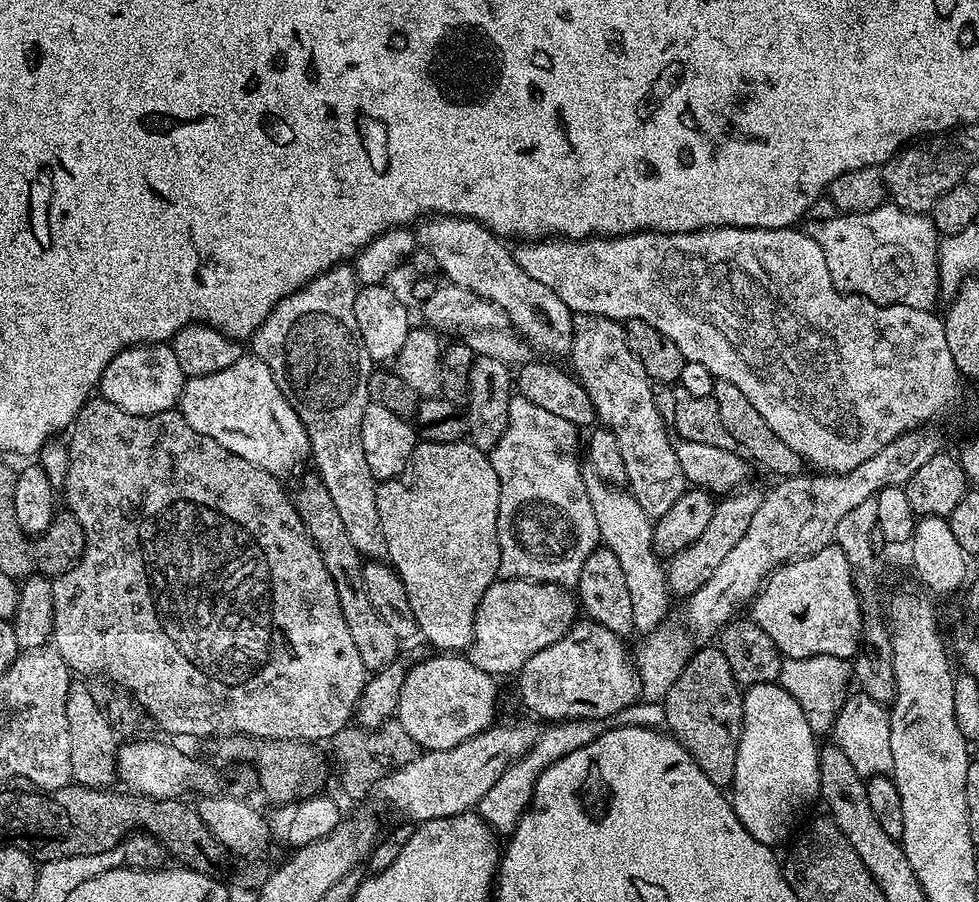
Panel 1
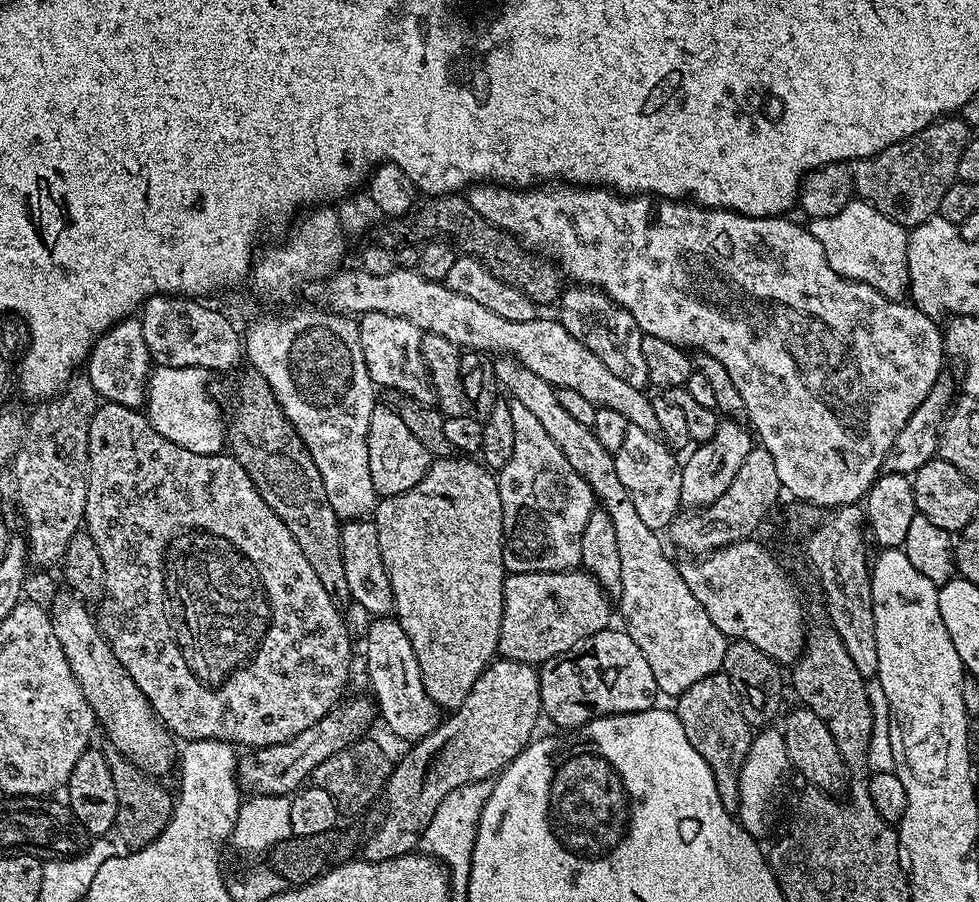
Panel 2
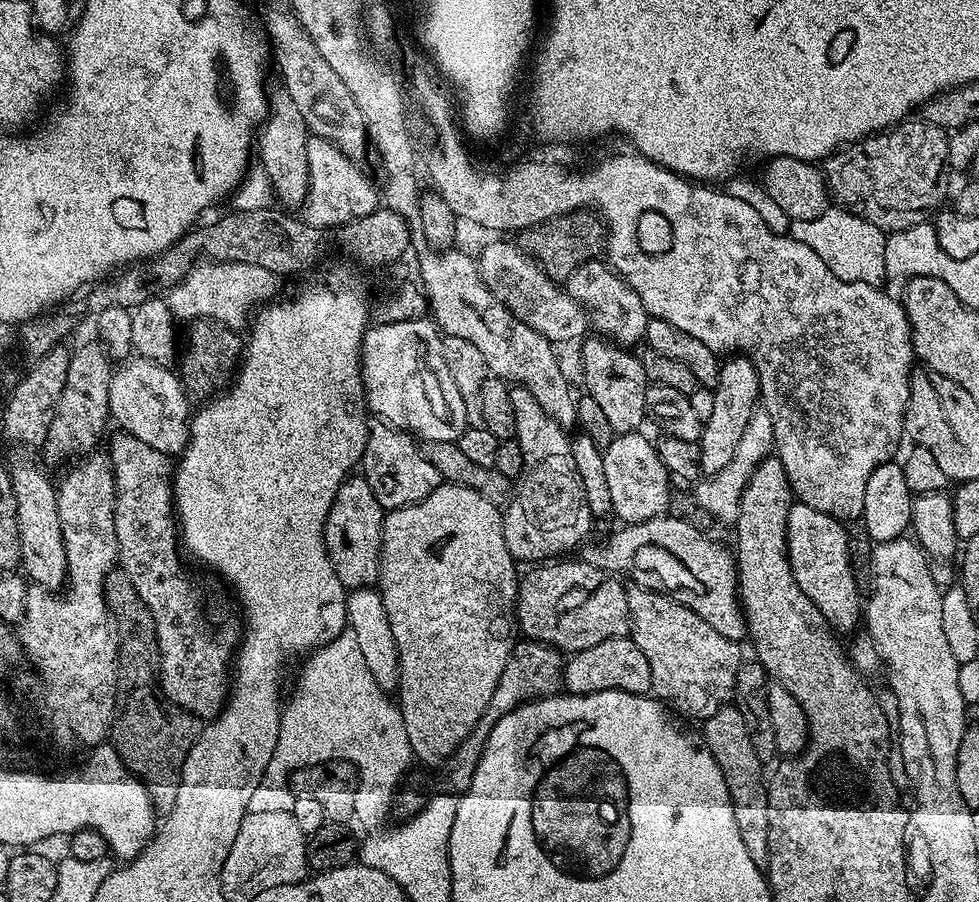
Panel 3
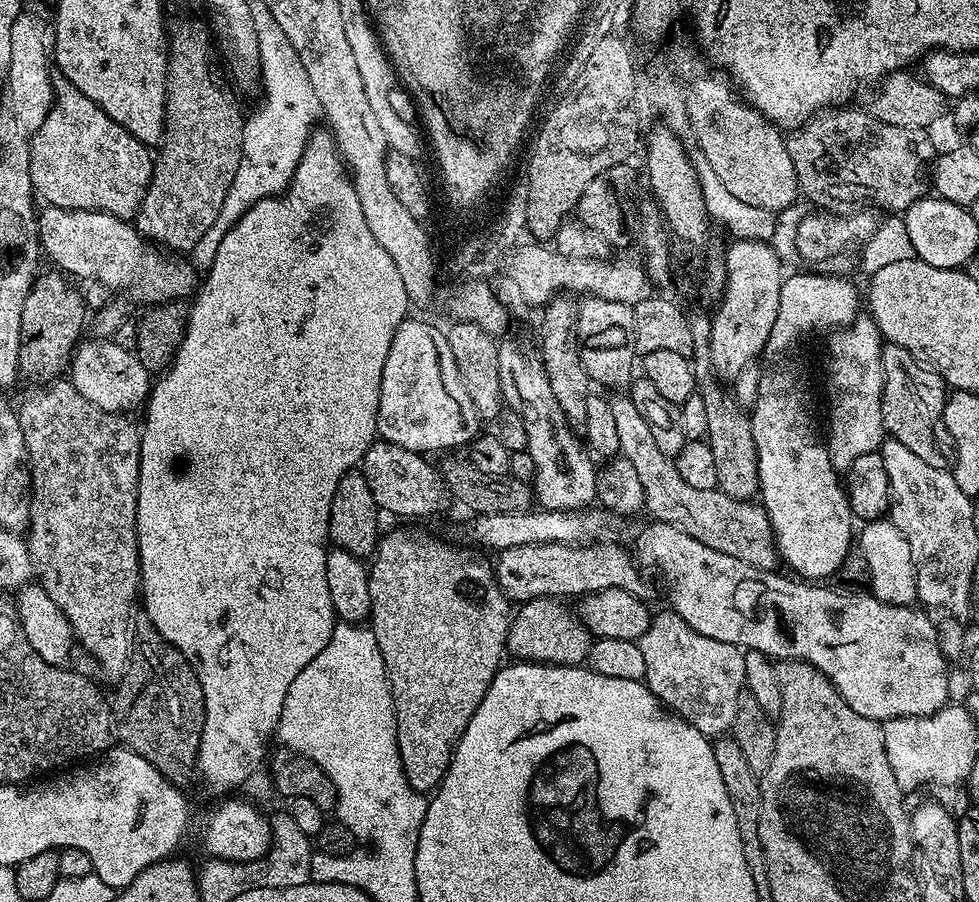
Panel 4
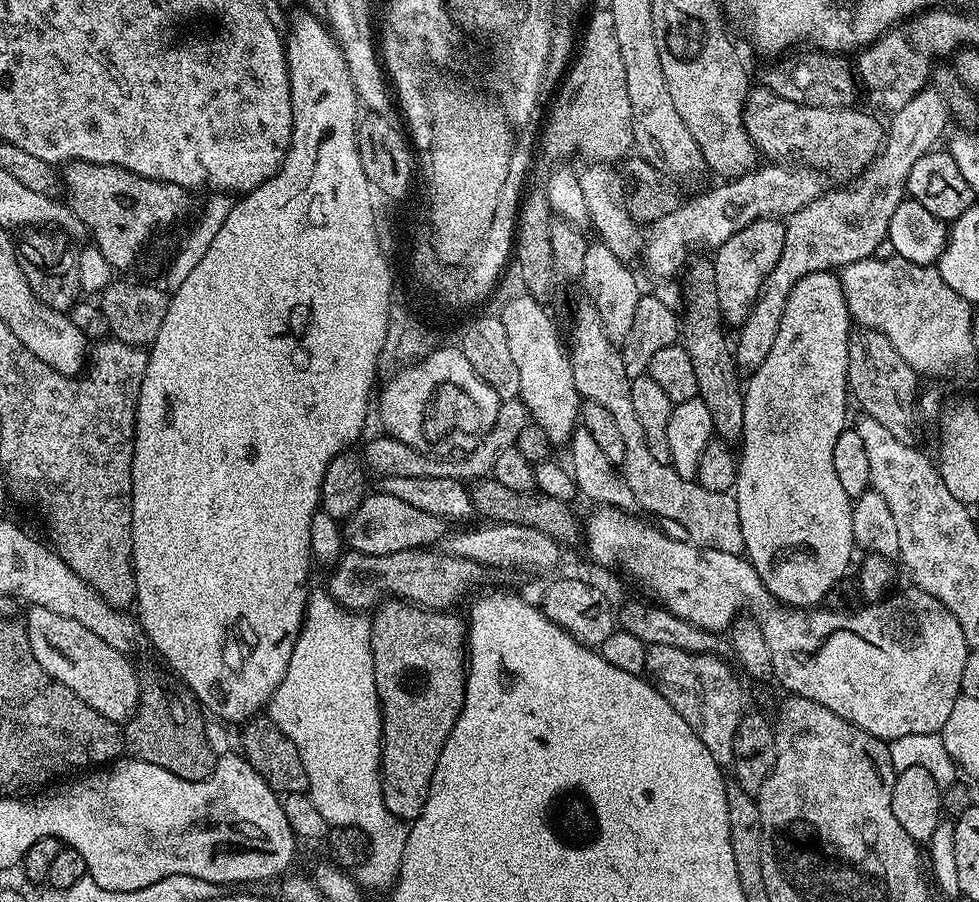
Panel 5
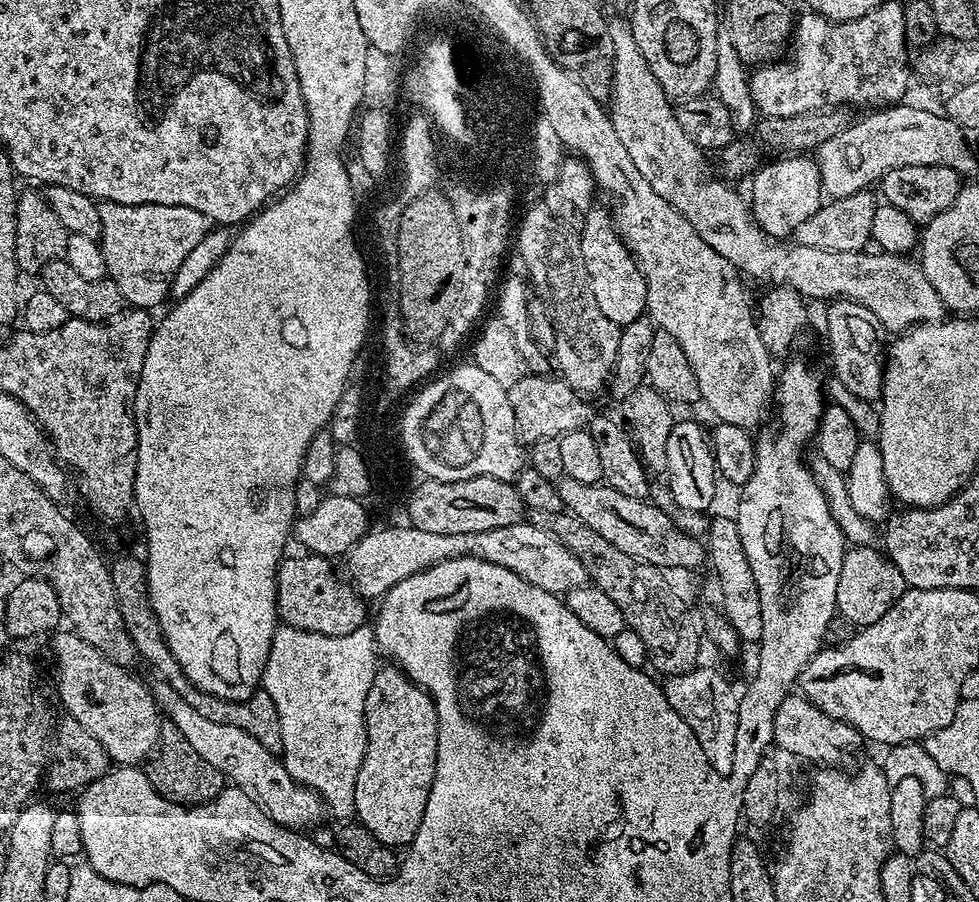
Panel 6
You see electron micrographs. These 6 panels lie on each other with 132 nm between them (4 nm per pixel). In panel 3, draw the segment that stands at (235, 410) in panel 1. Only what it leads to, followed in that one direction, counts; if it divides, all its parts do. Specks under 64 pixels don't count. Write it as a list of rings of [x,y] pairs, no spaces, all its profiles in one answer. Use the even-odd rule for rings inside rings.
[[[133,355],[123,361],[120,368],[111,373],[108,381],[108,410],[113,421],[120,423],[119,427],[125,432],[134,434],[134,438],[142,438],[146,446],[154,446],[154,450],[179,454],[188,445],[188,426],[190,423],[190,407],[184,397],[185,385],[180,383],[179,375],[171,367],[148,360],[146,357]]]

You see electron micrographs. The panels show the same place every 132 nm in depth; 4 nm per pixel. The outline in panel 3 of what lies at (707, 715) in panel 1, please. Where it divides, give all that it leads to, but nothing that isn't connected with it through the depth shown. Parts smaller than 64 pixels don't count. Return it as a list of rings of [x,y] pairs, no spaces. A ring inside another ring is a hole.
[[[725,706],[719,708],[710,719],[703,721],[702,728],[704,728],[704,732],[702,731],[704,744],[710,750],[718,770],[722,770],[722,778],[726,782],[726,790],[734,806],[734,822],[738,822],[738,834],[742,834],[742,843],[746,845],[750,858],[754,858],[754,866],[762,870],[767,869],[770,810],[766,768],[758,758],[758,754],[754,754],[754,742],[750,742],[746,722],[739,708]]]

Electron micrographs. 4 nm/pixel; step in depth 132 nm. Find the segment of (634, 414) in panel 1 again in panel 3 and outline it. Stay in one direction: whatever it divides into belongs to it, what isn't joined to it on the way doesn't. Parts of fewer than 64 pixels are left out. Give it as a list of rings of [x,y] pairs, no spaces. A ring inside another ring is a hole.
[[[603,259],[587,260],[578,266],[566,282],[566,291],[590,314],[591,327],[597,328],[601,337],[621,346],[636,346],[632,344],[643,341],[650,319],[646,306],[642,306],[642,298]],[[616,434],[608,448],[603,449],[604,469],[606,470],[606,486],[610,490],[611,515],[617,516],[624,524],[646,522],[655,516],[663,516],[669,511],[668,499],[672,496],[670,477],[666,466],[662,466],[662,458],[658,458],[655,443],[651,439],[640,436],[644,434]]]

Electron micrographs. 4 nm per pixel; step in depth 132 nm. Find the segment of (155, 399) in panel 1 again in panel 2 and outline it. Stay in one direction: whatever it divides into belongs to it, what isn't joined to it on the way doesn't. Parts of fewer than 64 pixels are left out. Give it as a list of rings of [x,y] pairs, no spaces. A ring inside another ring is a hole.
[[[136,318],[121,320],[92,345],[86,361],[86,375],[101,401],[139,409],[148,394],[148,378],[154,367],[150,350],[143,338],[143,326]]]

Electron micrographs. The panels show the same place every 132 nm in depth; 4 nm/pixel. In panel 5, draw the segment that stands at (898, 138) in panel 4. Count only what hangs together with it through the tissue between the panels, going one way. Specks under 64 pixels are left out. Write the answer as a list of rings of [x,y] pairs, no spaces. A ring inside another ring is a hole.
[[[763,86],[753,87],[748,93],[747,100],[744,101],[744,125],[751,137],[753,144],[761,153],[764,152],[768,158],[788,158],[793,152],[796,156],[801,156],[801,161],[812,166],[825,164],[828,168],[841,168],[848,176],[859,177],[865,168],[871,168],[876,157],[882,151],[882,145],[886,139],[885,125],[880,125],[873,113],[859,112],[859,107],[850,108],[815,108],[814,106],[802,106],[792,100],[791,95],[779,96],[774,94],[769,88]]]

